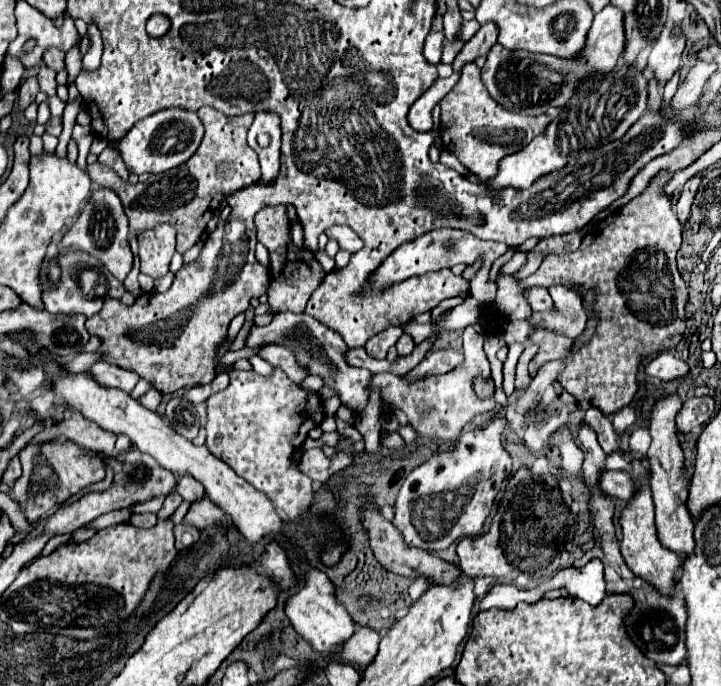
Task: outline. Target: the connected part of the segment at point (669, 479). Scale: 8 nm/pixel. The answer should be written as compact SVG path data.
M671 393L655 401L653 411L651 411L651 425L649 425L651 447L647 453L647 461L649 461L649 471L651 471L649 485L651 485L653 503L655 503L655 523L657 523L659 541L667 549L677 553L681 559L685 559L685 555L693 553L695 541L693 541L693 517L687 509L689 479L685 475L685 457L679 445L677 425L675 425L675 415L681 411L681 407L683 403L677 393Z

